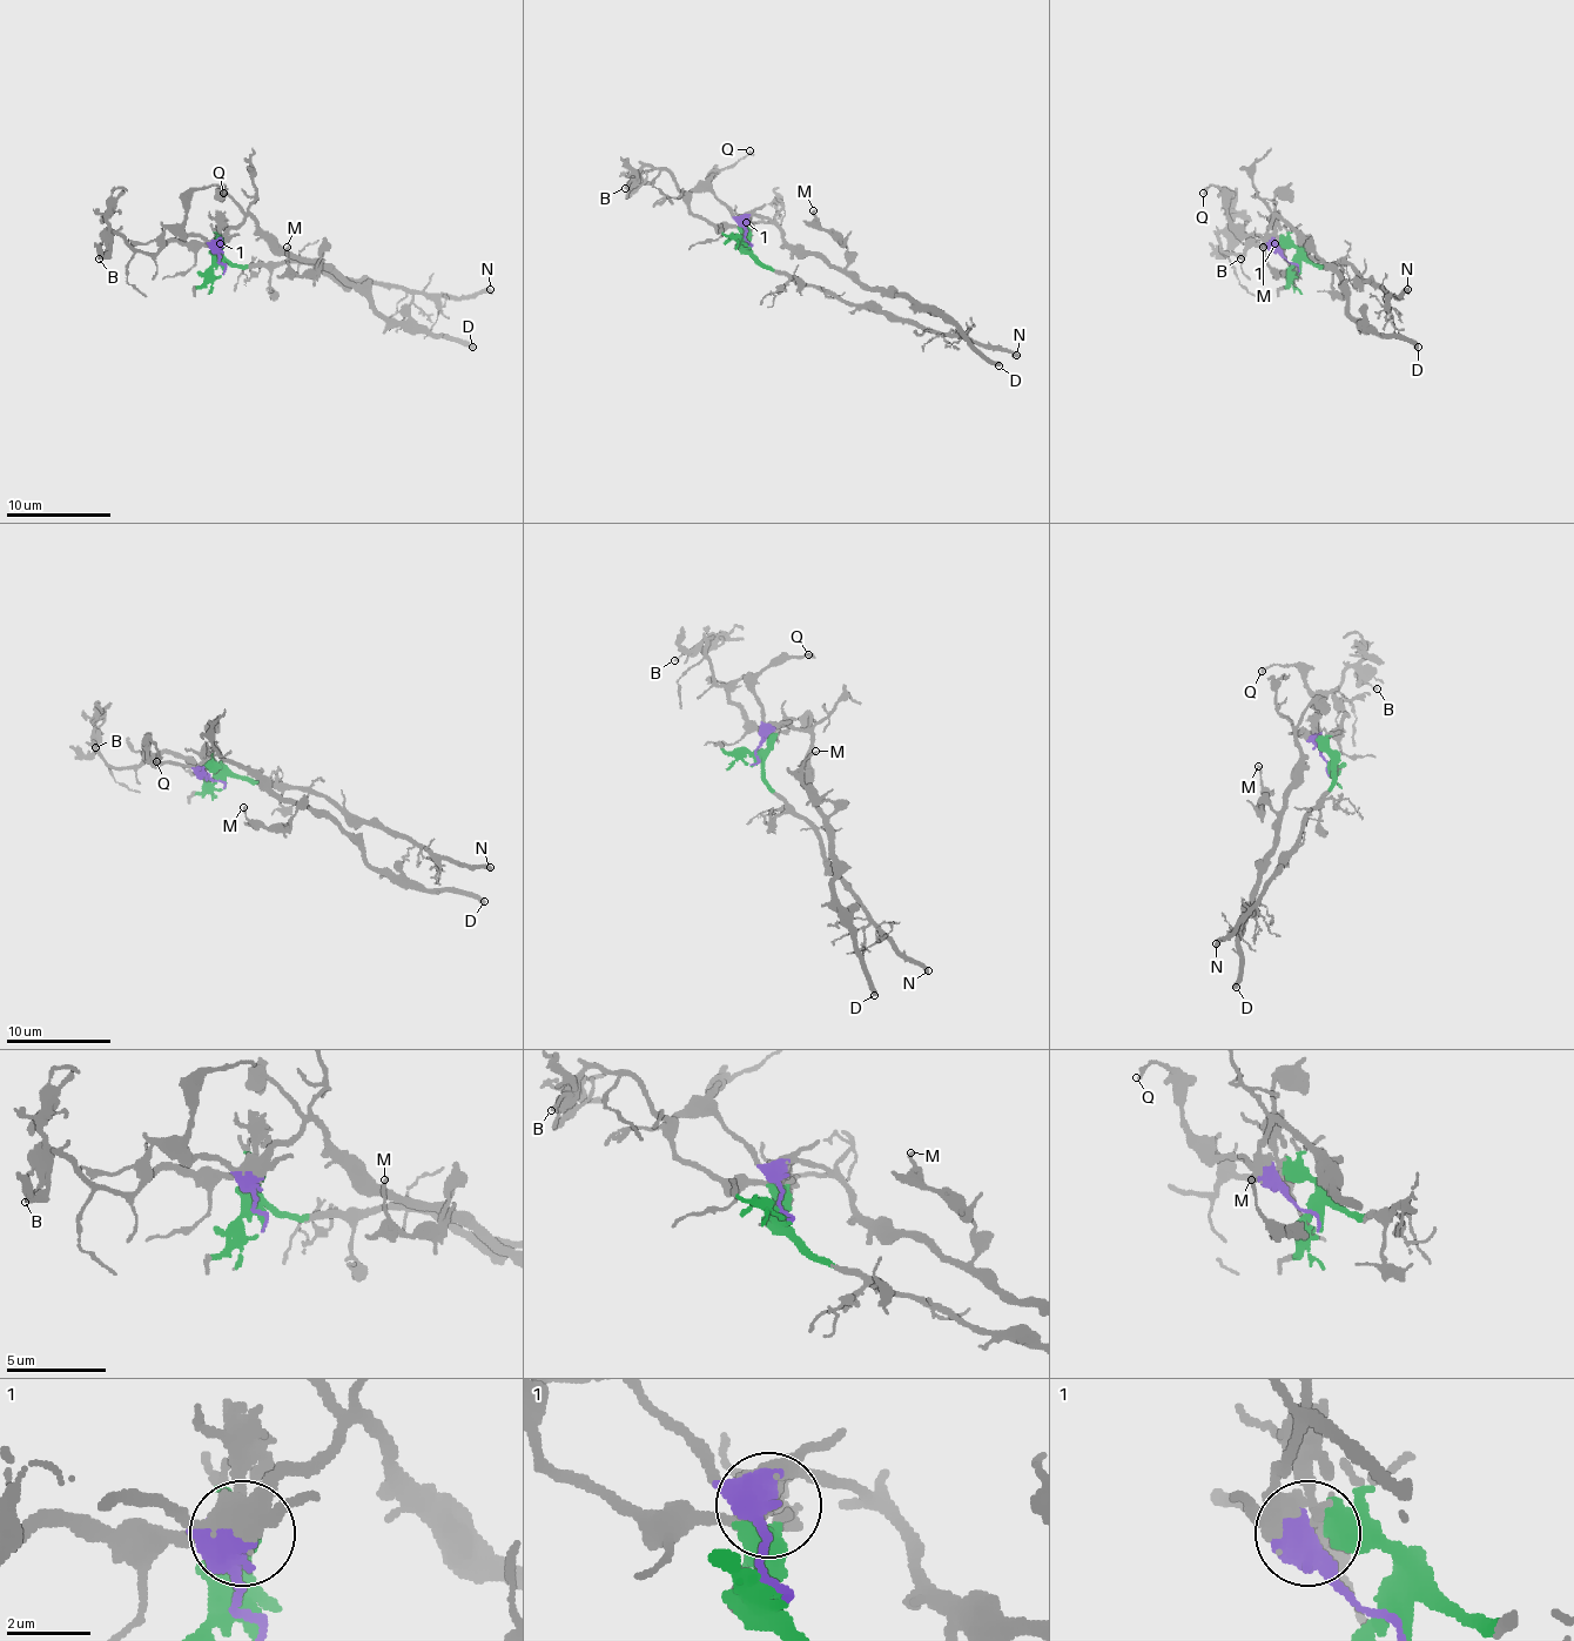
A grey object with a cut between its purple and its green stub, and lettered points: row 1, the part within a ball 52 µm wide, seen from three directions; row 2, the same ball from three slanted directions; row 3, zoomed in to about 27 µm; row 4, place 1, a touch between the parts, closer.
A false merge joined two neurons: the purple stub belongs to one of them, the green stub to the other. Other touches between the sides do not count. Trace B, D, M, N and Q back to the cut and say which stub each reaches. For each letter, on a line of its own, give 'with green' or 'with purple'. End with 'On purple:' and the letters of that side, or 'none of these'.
B: with green
D: with purple
M: with purple
N: with green
Q: with purple
On purple: D, M, Q

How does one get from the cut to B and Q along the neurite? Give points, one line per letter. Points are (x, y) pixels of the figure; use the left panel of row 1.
B: (222, 264), (215, 243), (170, 241), (155, 254), (142, 254), (119, 235), (113, 235), (98, 259)
Q: (222, 264), (199, 235), (183, 230), (186, 199), (194, 192), (215, 186), (222, 194)

